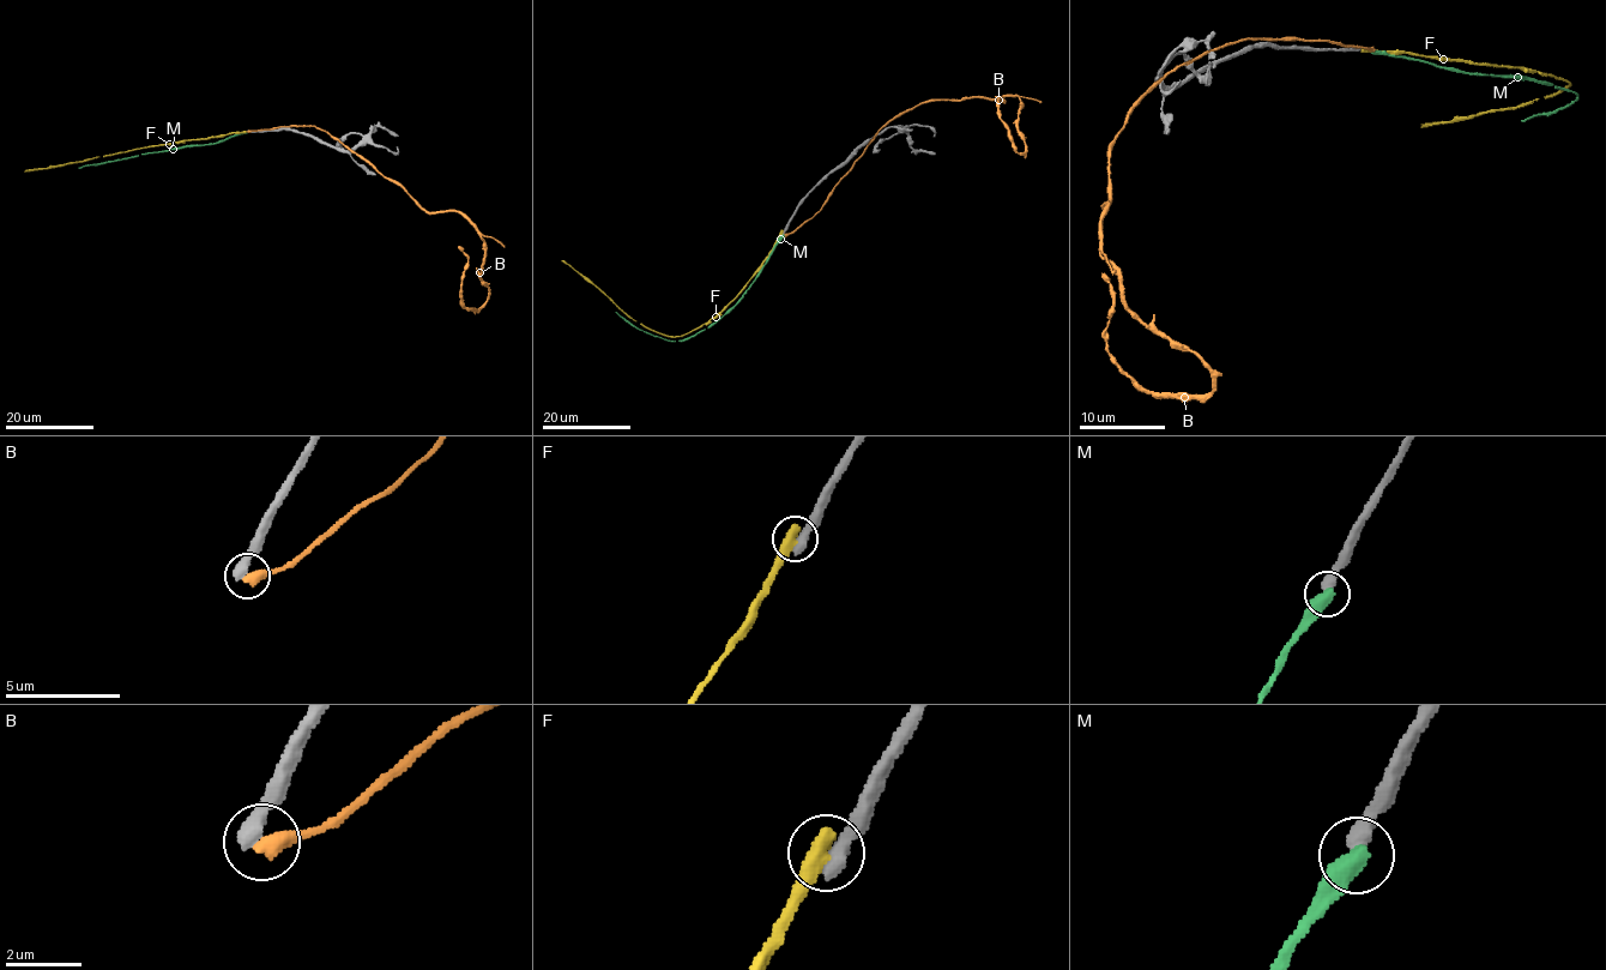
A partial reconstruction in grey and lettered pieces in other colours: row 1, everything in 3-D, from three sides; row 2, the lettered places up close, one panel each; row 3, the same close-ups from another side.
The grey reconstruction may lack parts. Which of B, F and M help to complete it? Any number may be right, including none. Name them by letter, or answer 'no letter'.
no letter

